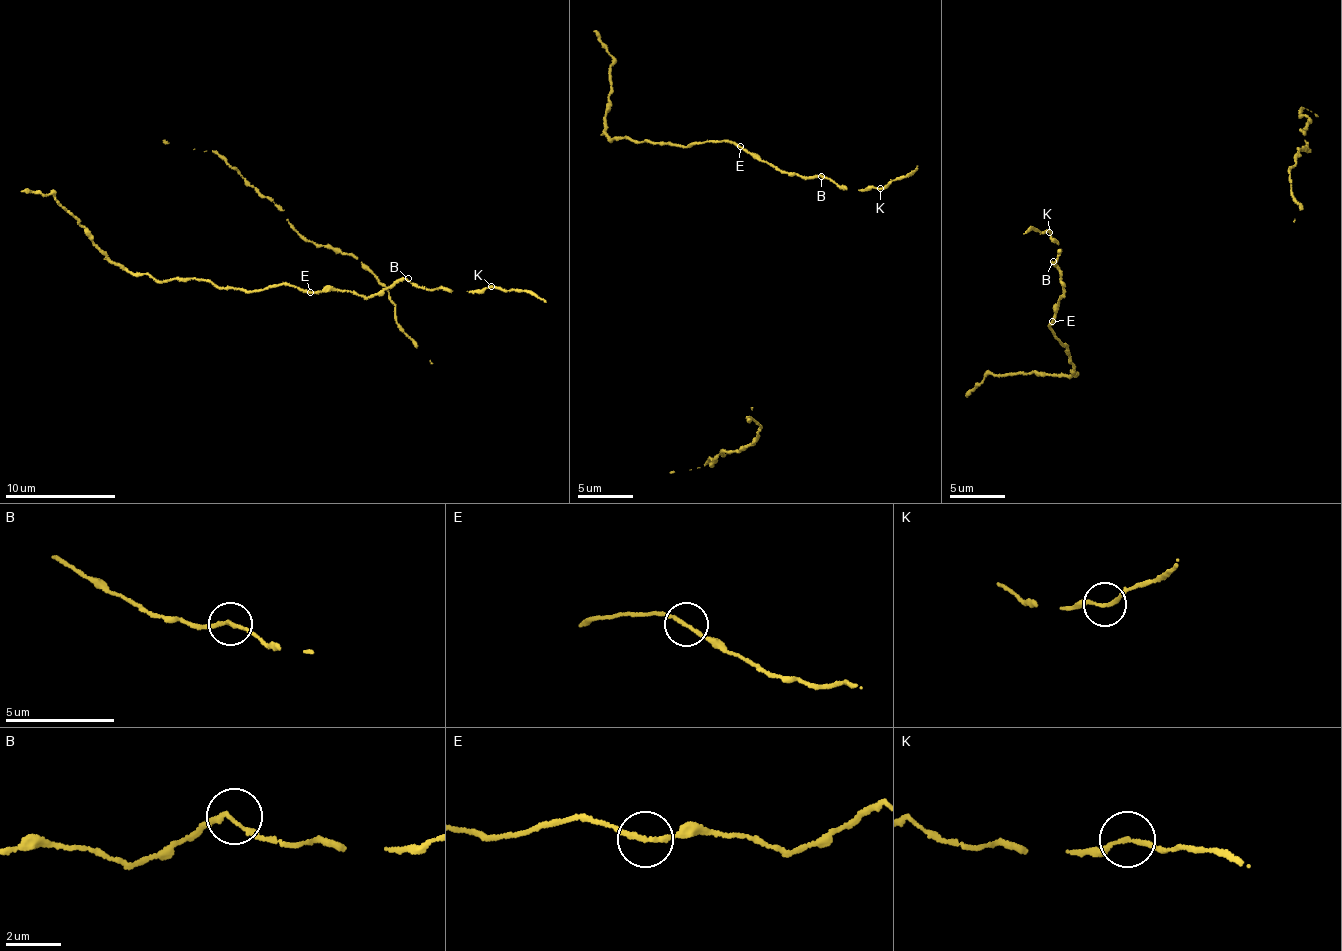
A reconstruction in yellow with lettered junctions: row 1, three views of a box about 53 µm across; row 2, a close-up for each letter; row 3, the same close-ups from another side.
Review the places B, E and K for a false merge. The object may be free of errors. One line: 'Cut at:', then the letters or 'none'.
Cut at: E

